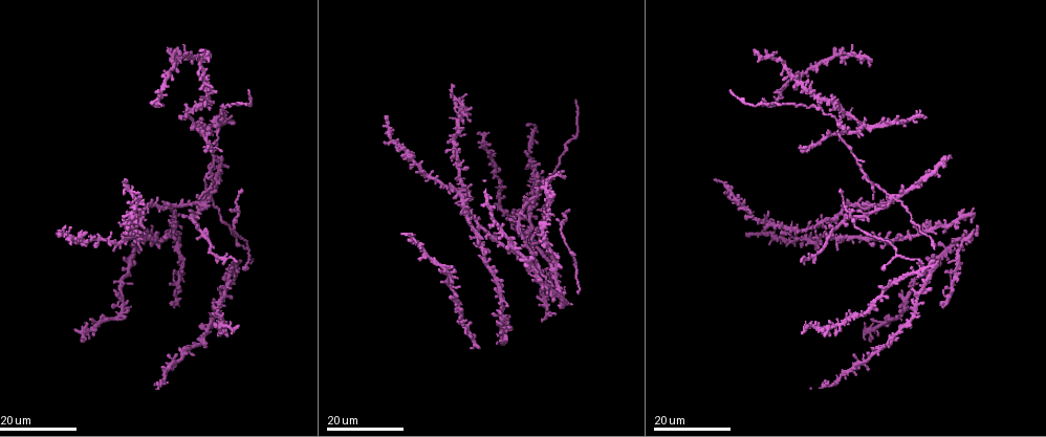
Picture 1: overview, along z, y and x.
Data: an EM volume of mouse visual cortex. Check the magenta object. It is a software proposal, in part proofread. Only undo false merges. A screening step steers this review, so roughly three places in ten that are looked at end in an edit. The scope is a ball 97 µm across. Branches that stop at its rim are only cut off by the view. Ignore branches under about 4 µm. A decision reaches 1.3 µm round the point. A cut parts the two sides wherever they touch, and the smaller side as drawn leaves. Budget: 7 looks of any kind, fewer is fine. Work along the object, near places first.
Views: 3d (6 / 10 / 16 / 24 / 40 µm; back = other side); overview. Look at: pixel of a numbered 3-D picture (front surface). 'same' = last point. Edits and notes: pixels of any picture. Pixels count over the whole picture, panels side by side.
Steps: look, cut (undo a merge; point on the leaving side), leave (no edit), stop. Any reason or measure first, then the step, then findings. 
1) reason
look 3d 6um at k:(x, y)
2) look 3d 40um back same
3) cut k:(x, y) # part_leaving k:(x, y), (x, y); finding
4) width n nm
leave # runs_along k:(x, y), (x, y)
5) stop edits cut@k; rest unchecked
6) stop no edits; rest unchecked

side arm on a straight run
look 3d 16um at 1:(212, 173)

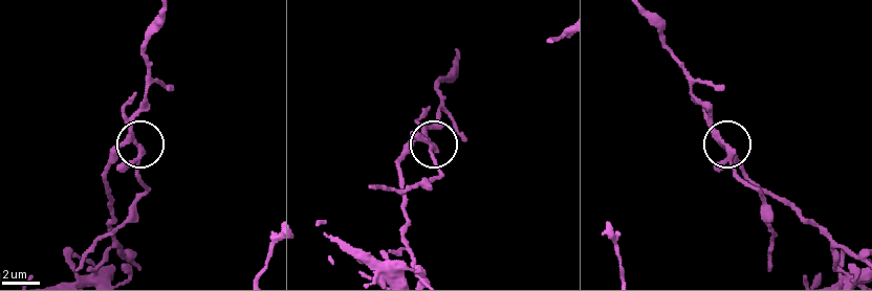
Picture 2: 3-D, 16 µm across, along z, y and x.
look 3d 6um at 2:(724, 140)

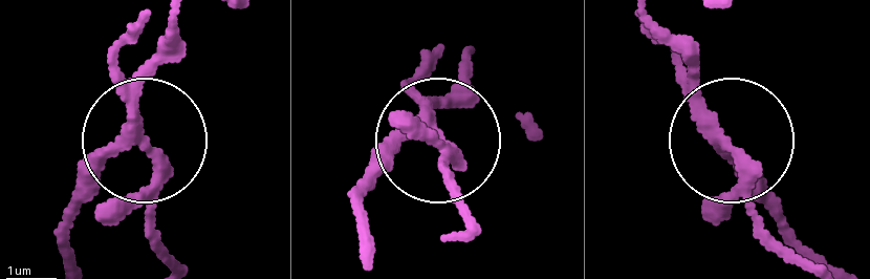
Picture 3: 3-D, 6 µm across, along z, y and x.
width 220 nm
cut 3:(159, 168) # part_leaving 3:(707, 120), (757, 215), (807, 265); two neurons meet here

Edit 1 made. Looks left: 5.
branch point
look 3d 24um at 1:(576, 268)

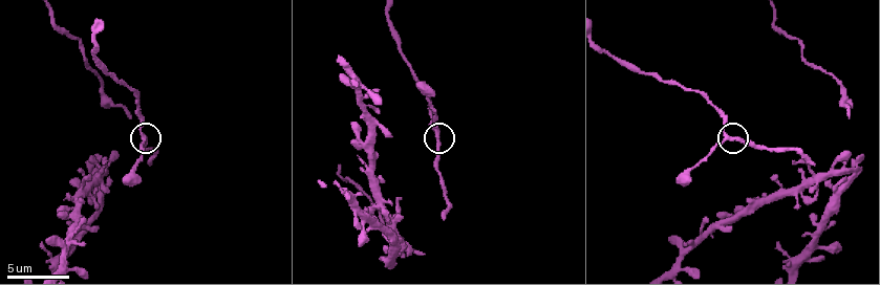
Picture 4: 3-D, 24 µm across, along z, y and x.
zoom in
look 3d 10um at 4:(437, 131)

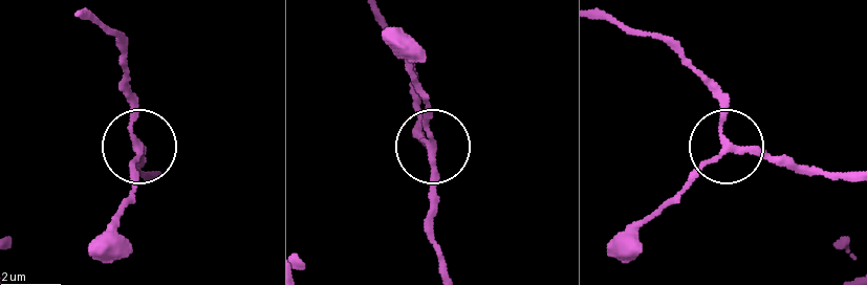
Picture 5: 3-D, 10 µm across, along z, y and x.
leave # all the same neuron

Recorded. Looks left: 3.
looks like a crossing
look 3d 24um at 1:(528, 217)

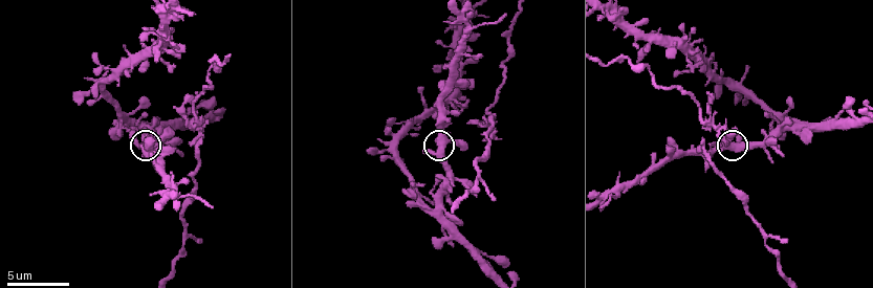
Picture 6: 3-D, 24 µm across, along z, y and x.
look 3d 6um at 6:(440, 140)

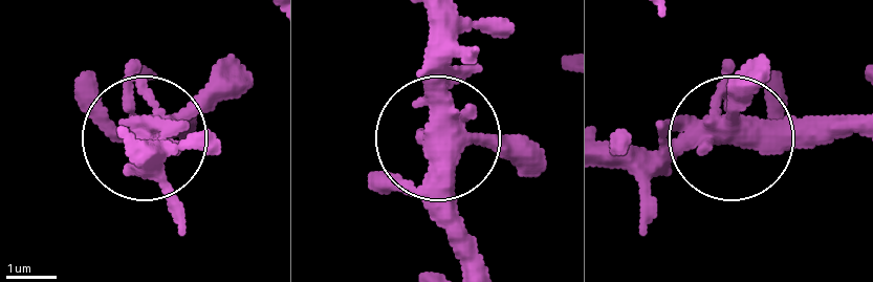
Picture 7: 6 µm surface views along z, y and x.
side_arm 15 um
leave # all the same neuron

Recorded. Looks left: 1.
stop edits cut@3; rest unchecked

